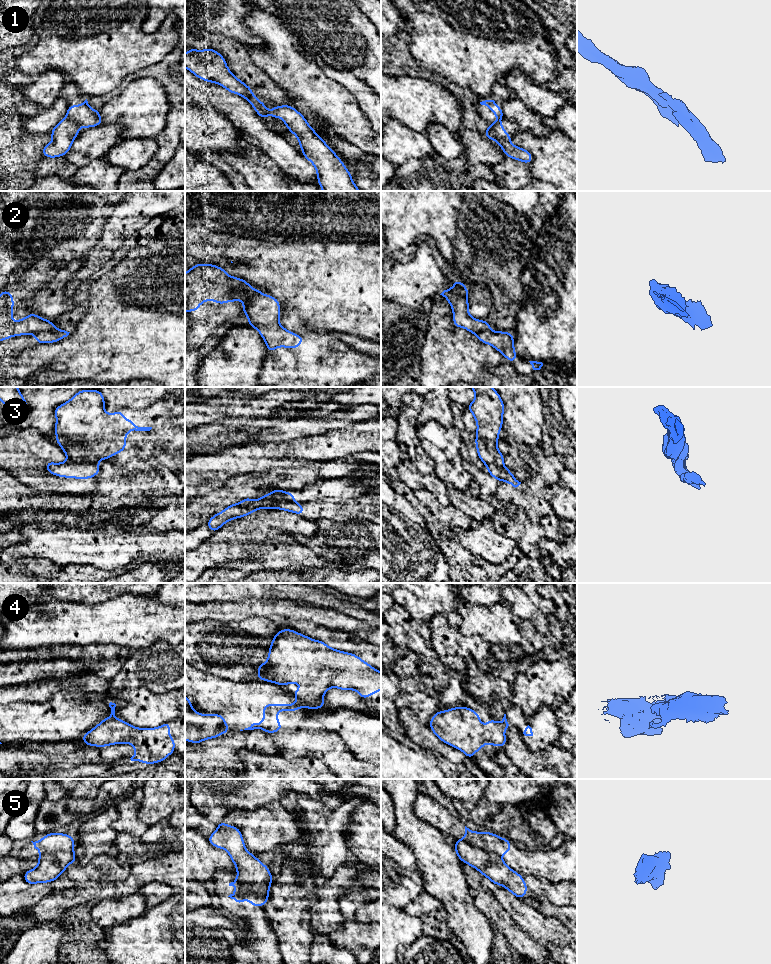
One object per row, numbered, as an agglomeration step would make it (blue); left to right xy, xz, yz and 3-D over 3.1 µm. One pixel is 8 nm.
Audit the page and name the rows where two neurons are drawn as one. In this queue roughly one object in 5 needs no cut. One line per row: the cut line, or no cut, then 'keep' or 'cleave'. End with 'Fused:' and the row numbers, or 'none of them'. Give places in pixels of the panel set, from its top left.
1: cut xy (65, 117), (77, 124); cleave
2: cut xy (55, 328), (49, 331), (37, 331), (34, 334); cleave
3: cut xy (69, 458), (76, 462), (95, 463); cleave
4: cut xz (298, 700), (302, 706); cleave
5: cut yz (464, 839), (474, 846), (493, 851), (500, 856); cleave
Fused: 1, 2, 3, 4, 5

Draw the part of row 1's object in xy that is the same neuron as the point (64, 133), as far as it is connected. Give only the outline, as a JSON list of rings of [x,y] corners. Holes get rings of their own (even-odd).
[[[66,117],[61,119],[50,132],[52,142],[43,147],[43,157],[57,158],[66,155],[79,133],[77,124]]]

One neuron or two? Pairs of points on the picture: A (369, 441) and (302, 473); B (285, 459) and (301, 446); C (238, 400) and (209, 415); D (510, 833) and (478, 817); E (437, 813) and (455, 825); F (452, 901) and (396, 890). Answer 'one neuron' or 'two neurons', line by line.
A: two neurons
B: one neuron
C: one neuron
D: one neuron
E: one neuron
F: two neurons

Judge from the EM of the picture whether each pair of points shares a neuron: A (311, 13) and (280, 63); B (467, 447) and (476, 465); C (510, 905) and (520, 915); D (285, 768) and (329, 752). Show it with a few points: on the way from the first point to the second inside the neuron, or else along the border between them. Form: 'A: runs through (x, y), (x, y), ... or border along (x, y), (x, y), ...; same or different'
A: border along (282, 18), (298, 36); different
B: runs through (468, 451), (472, 461); same
C: runs through (512, 907), (518, 913); same
D: border along (288, 758), (316, 758), (329, 768); different

